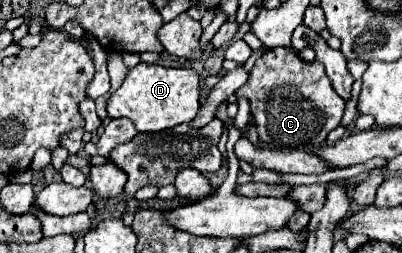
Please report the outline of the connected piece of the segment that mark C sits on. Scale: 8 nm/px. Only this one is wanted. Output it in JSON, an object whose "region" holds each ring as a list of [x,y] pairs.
{"region":[[[284,47],[268,49],[268,53],[256,61],[248,83],[238,91],[238,95],[248,97],[258,137],[264,145],[272,143],[280,149],[304,149],[312,153],[312,149],[320,147],[328,133],[342,121],[344,101],[332,89],[324,65],[320,65],[320,61],[306,63],[294,51]]]}

